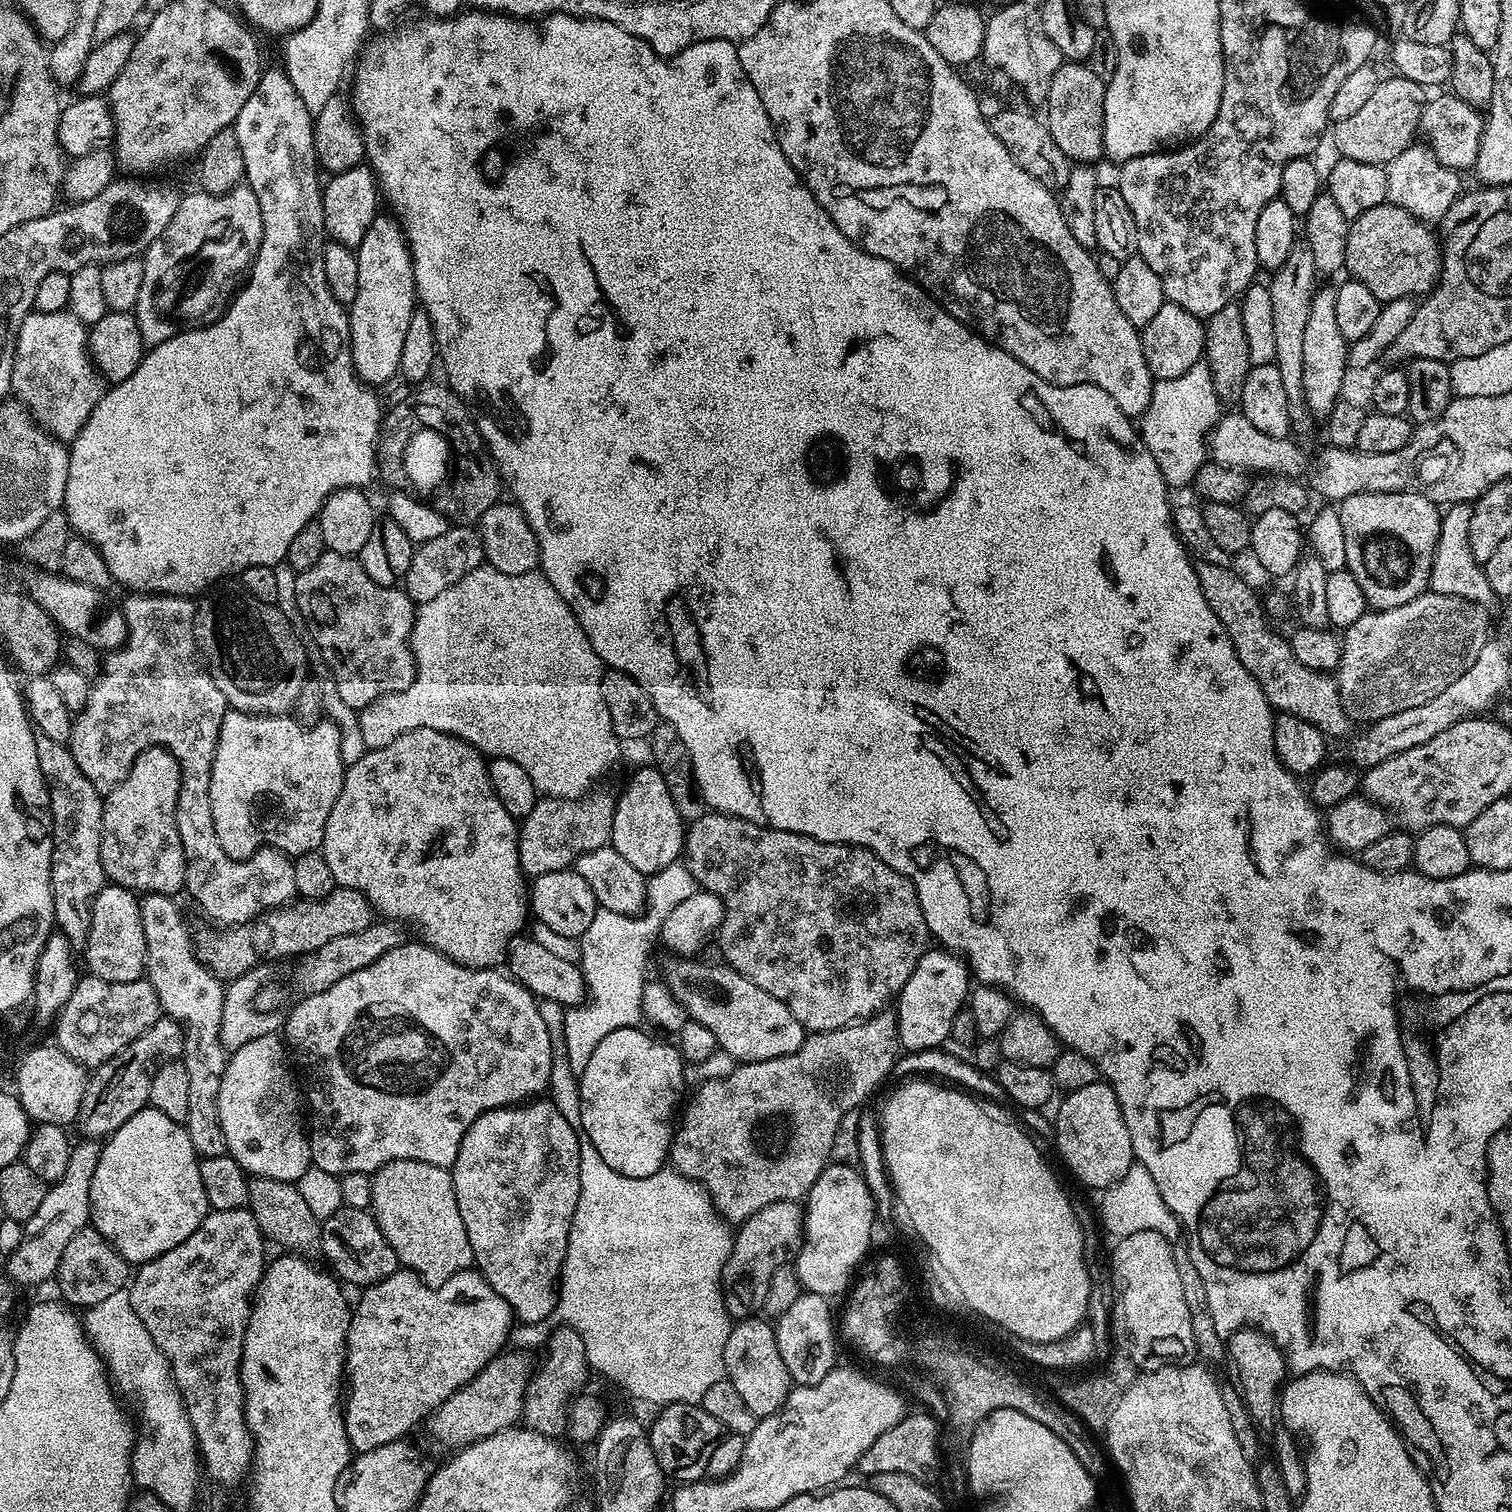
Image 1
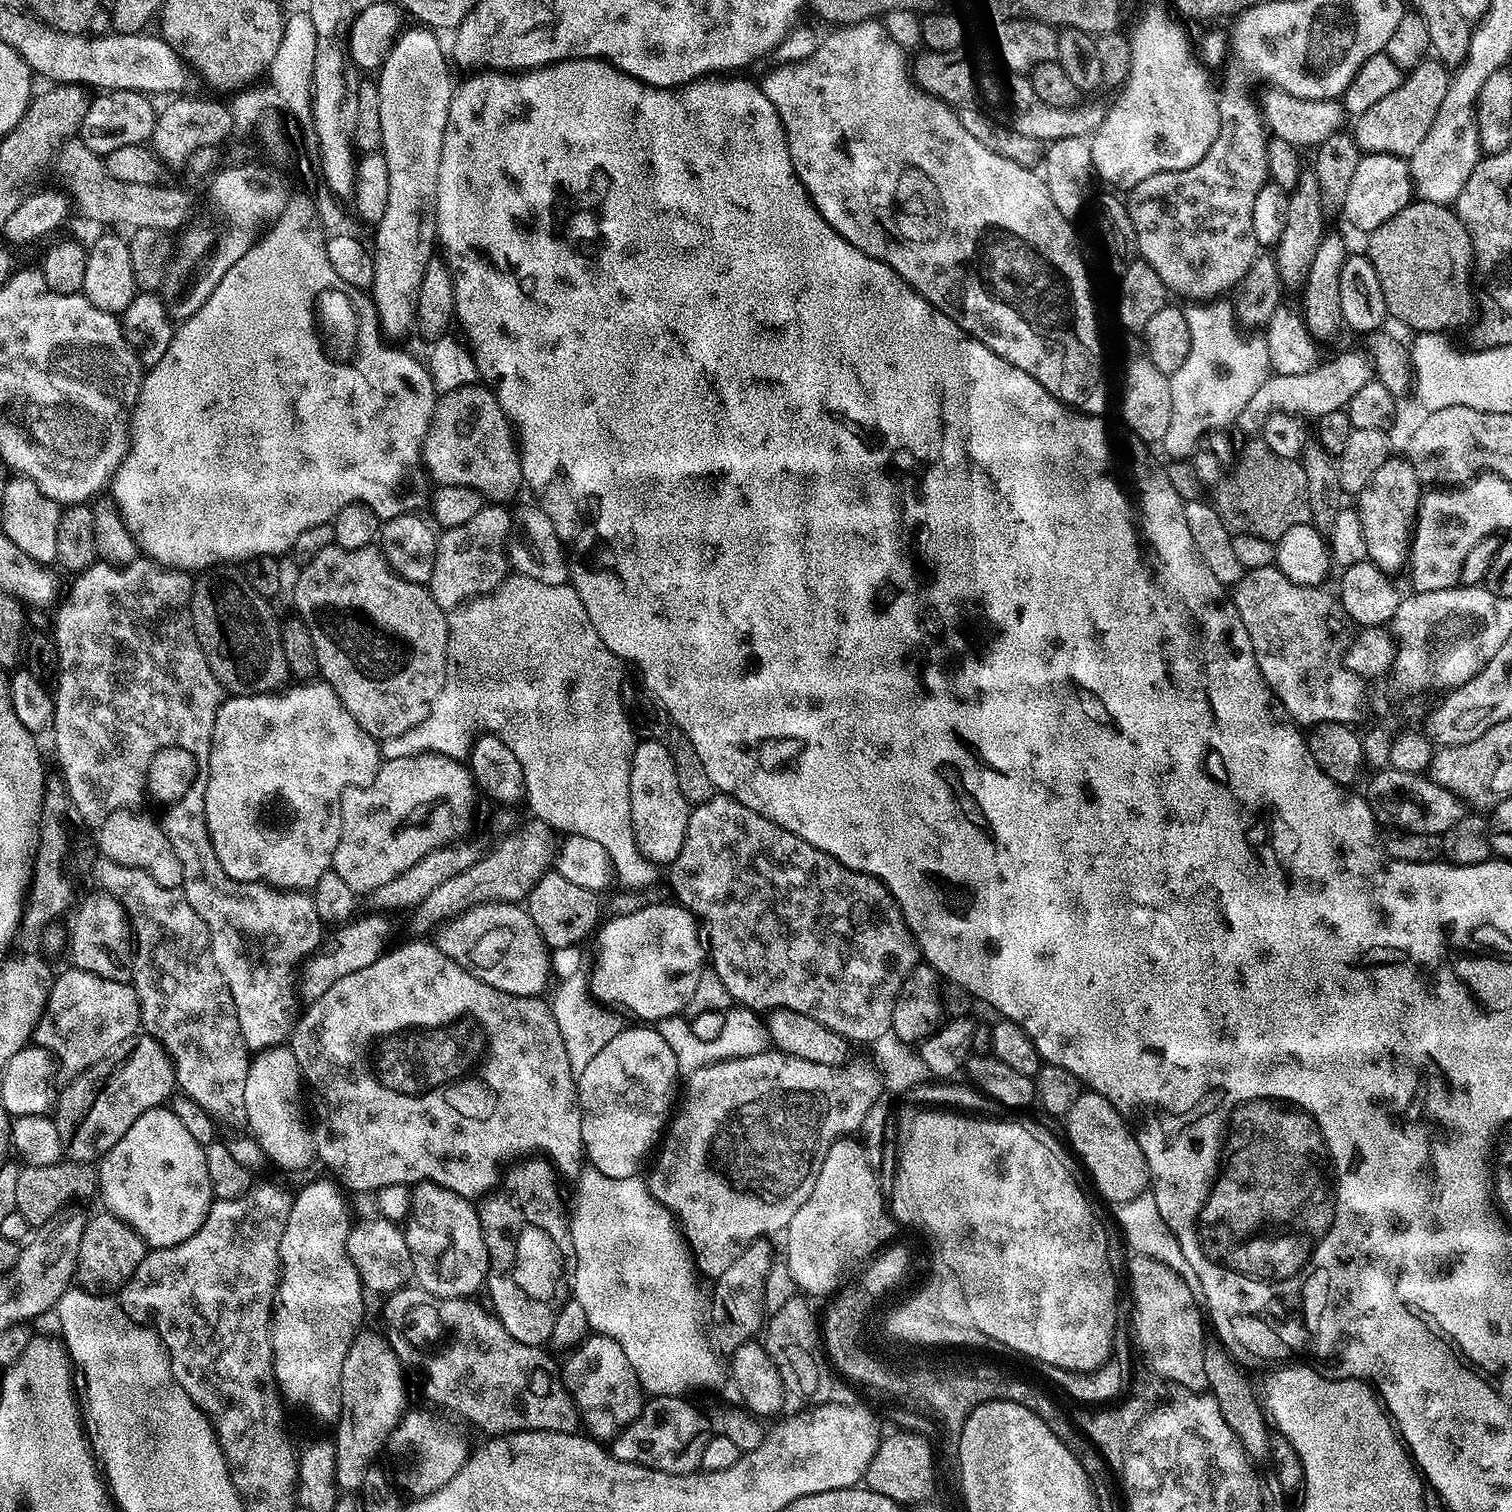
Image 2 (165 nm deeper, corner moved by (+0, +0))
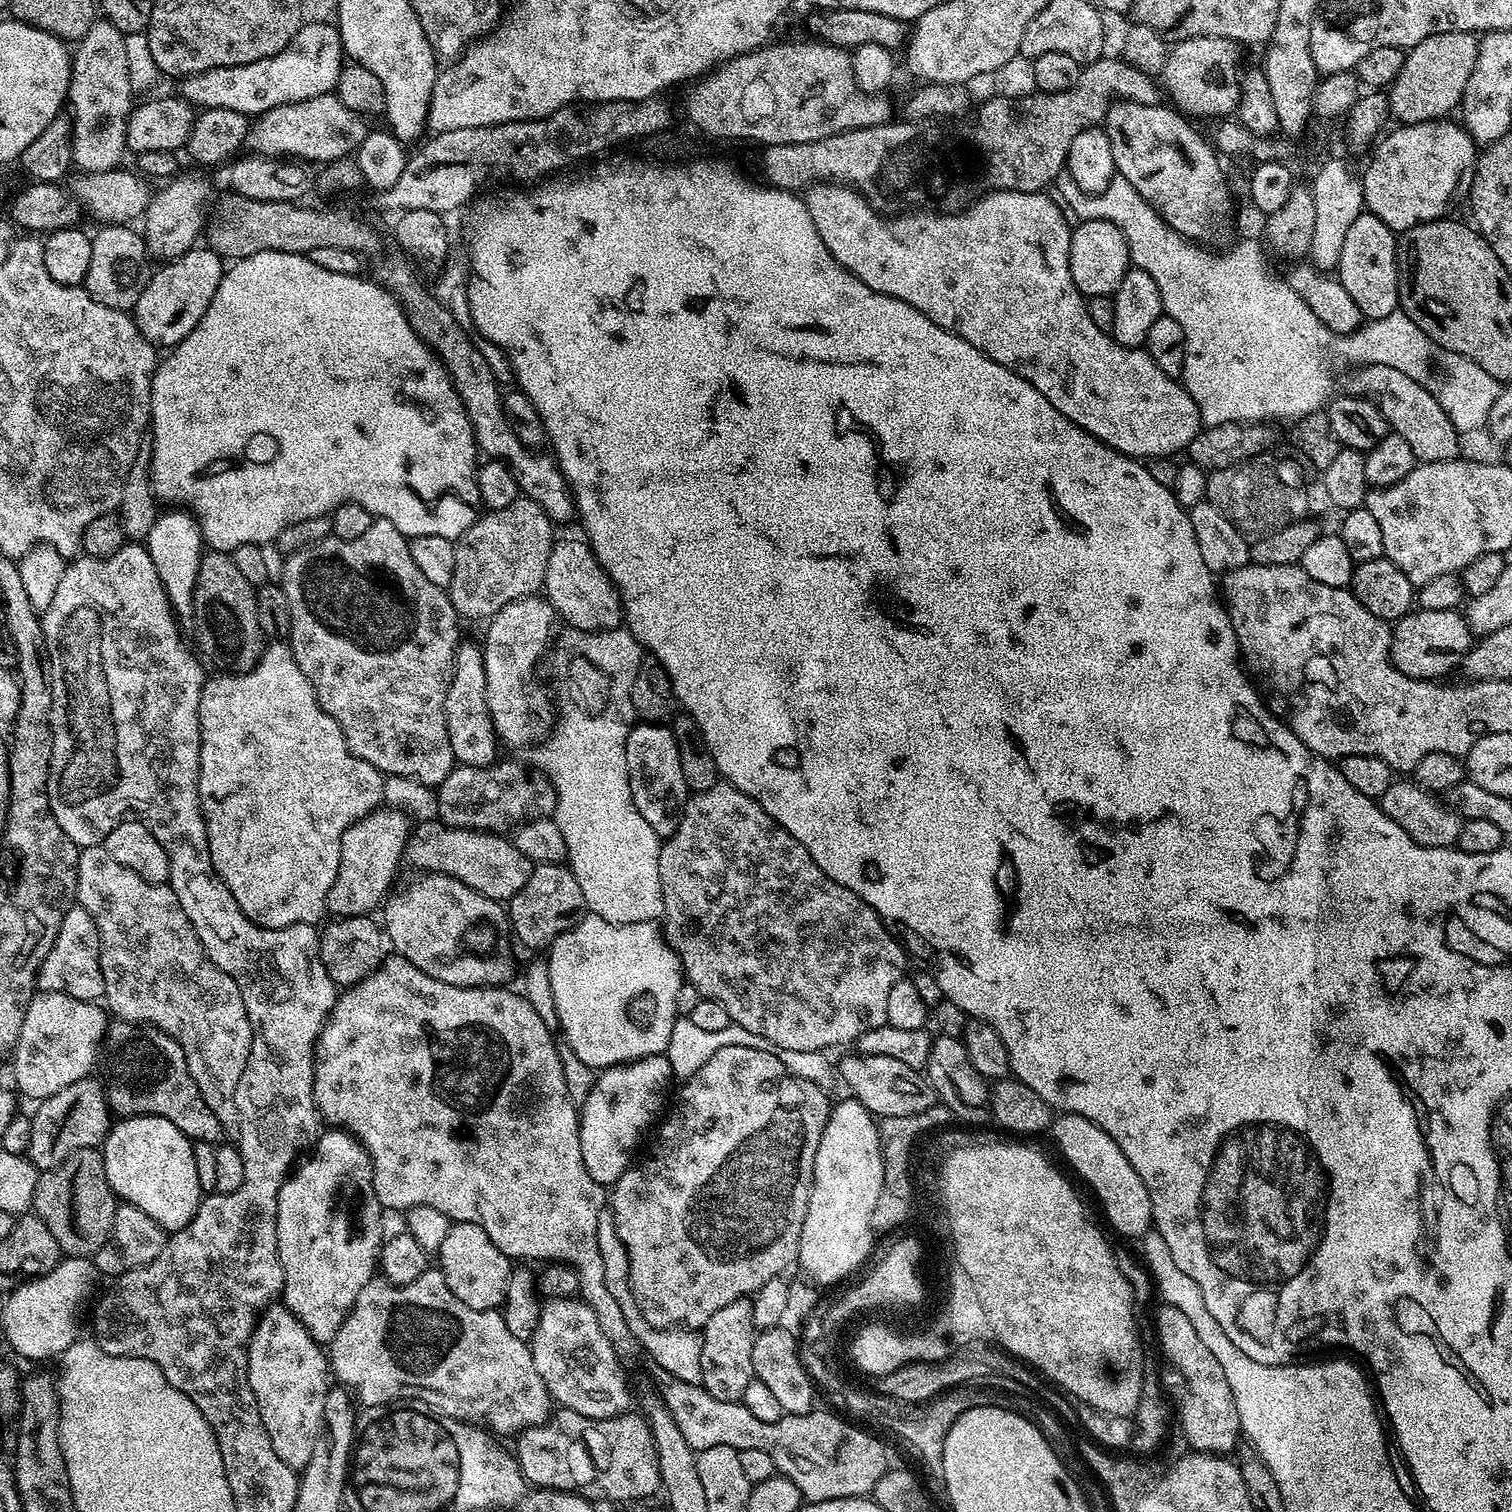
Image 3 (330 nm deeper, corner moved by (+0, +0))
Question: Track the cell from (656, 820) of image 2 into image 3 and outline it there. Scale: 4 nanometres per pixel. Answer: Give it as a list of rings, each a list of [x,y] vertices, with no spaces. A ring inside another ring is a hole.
[[[647,722],[637,723],[630,730],[624,749],[626,750],[626,770],[630,782],[630,794],[634,798],[634,806],[638,810],[638,814],[642,814],[642,818],[646,818],[646,823],[650,825],[650,830],[654,830],[656,836],[661,838],[672,836],[678,826],[680,816],[684,812],[684,803],[688,801],[690,793],[682,778],[682,762],[678,758],[678,742],[674,738],[671,727]]]

